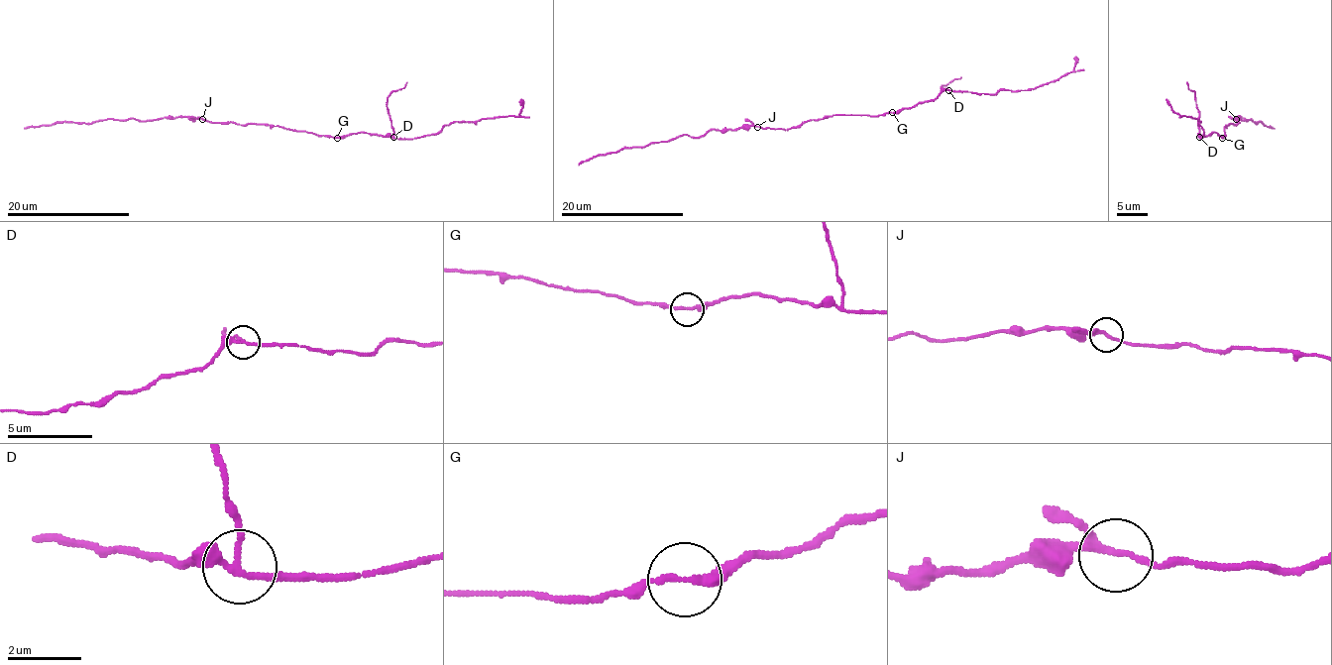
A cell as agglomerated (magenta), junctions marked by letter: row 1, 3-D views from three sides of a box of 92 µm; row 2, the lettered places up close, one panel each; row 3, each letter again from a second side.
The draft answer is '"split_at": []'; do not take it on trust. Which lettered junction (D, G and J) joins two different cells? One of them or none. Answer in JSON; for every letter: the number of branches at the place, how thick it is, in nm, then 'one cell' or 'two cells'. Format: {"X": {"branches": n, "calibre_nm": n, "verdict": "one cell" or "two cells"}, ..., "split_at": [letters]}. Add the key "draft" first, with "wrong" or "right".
{"draft": "wrong", "D": {"branches": 3, "calibre_nm": 190, "verdict": "two cells"}, "G": {"branches": 2, "calibre_nm": 200, "verdict": "one cell"}, "J": {"branches": 3, "calibre_nm": 160, "verdict": "one cell"}, "split_at": ["D"]}

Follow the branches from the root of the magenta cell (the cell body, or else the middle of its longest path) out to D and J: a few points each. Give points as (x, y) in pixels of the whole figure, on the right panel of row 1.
D: (1224, 128), (1225, 136), (1222, 137), (1216, 133), (1199, 137)
J: (1224, 128), (1229, 123), (1236, 125), (1239, 122), (1236, 119)

